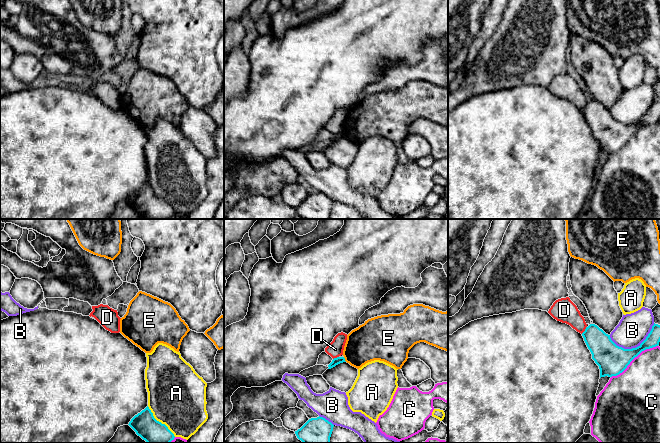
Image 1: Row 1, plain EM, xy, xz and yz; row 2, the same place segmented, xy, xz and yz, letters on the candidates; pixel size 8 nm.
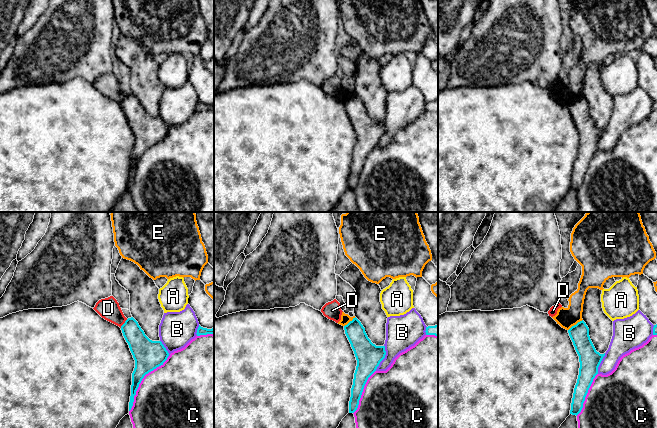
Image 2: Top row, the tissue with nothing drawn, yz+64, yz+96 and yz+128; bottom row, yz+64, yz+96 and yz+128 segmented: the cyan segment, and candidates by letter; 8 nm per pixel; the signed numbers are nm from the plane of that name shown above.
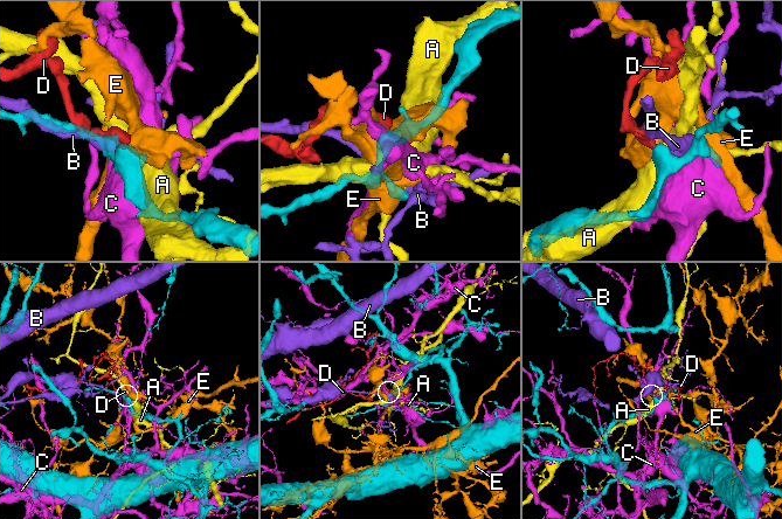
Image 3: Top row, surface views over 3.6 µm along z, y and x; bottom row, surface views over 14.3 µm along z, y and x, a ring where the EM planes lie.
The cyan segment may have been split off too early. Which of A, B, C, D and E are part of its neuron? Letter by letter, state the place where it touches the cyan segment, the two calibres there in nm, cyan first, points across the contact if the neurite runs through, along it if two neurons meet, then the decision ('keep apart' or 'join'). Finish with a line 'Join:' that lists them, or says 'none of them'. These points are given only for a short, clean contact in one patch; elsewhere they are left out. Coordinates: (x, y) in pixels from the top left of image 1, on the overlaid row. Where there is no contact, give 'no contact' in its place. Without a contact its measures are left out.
A: meets cyan in xy at (160, 422); 200 nm thick on the cyan side, 460 nm on the other; keep apart
B: meets cyan in yz at (634, 348); 240 nm thick on the cyan side, 240 nm on the other; keep apart
C: meets cyan in yz at (633, 358); 240 nm thick on the cyan side, 360 nm on the other; keep apart
D: meets cyan in yz at (585, 330); 220 nm thick on the cyan side, 190 nm on the other; border along yz (586, 326), (581, 333); keep apart
E: meets cyan in xz at (344, 359); 60 nm thick on the cyan side, 300 nm on the other; keep apart
Join: none of them

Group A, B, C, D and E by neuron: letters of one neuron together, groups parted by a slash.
A / B / C / D / E

